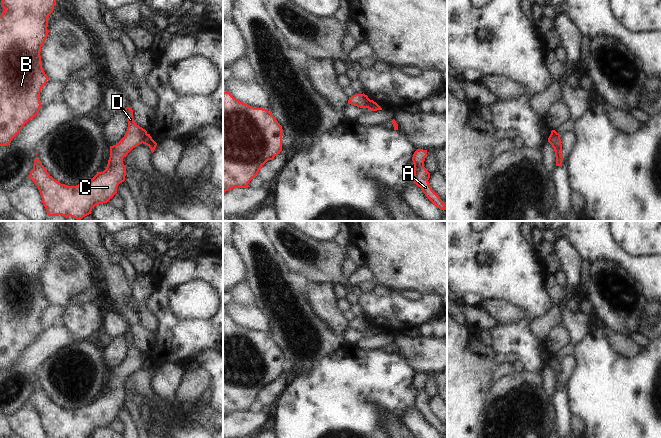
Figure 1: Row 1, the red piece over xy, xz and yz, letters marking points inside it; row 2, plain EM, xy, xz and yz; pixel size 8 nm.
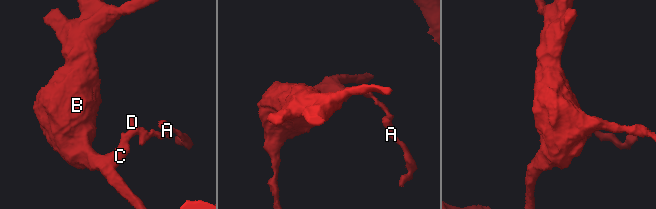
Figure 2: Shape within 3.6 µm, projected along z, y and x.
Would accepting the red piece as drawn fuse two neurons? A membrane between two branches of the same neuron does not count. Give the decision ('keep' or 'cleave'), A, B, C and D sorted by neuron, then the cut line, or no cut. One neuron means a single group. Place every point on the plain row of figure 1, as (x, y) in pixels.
cleave; groups A / B C D; cut xy (146, 357), (141, 366)

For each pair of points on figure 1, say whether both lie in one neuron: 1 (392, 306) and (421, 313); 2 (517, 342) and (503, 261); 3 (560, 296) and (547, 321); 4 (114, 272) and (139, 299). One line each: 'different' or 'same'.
1: same
2: same
3: same
4: different

